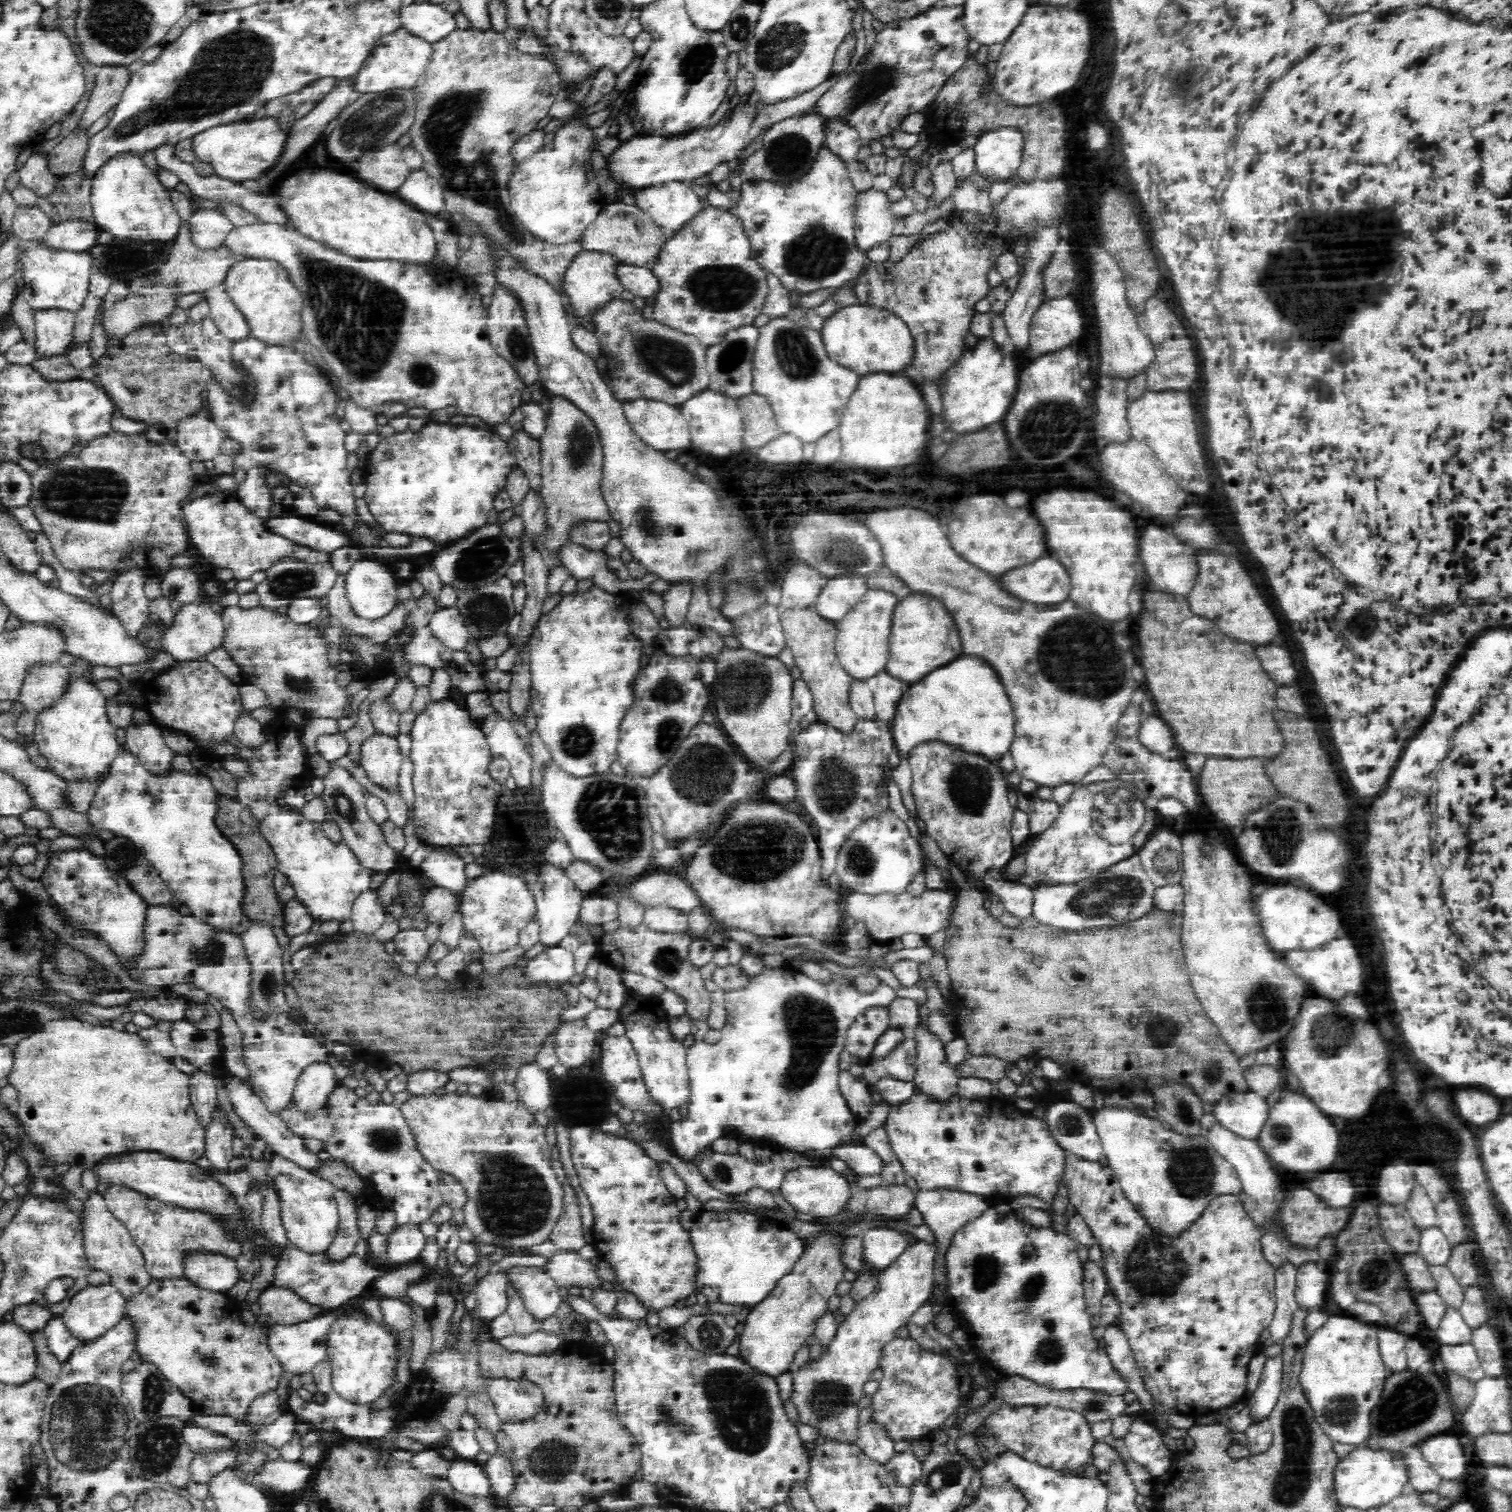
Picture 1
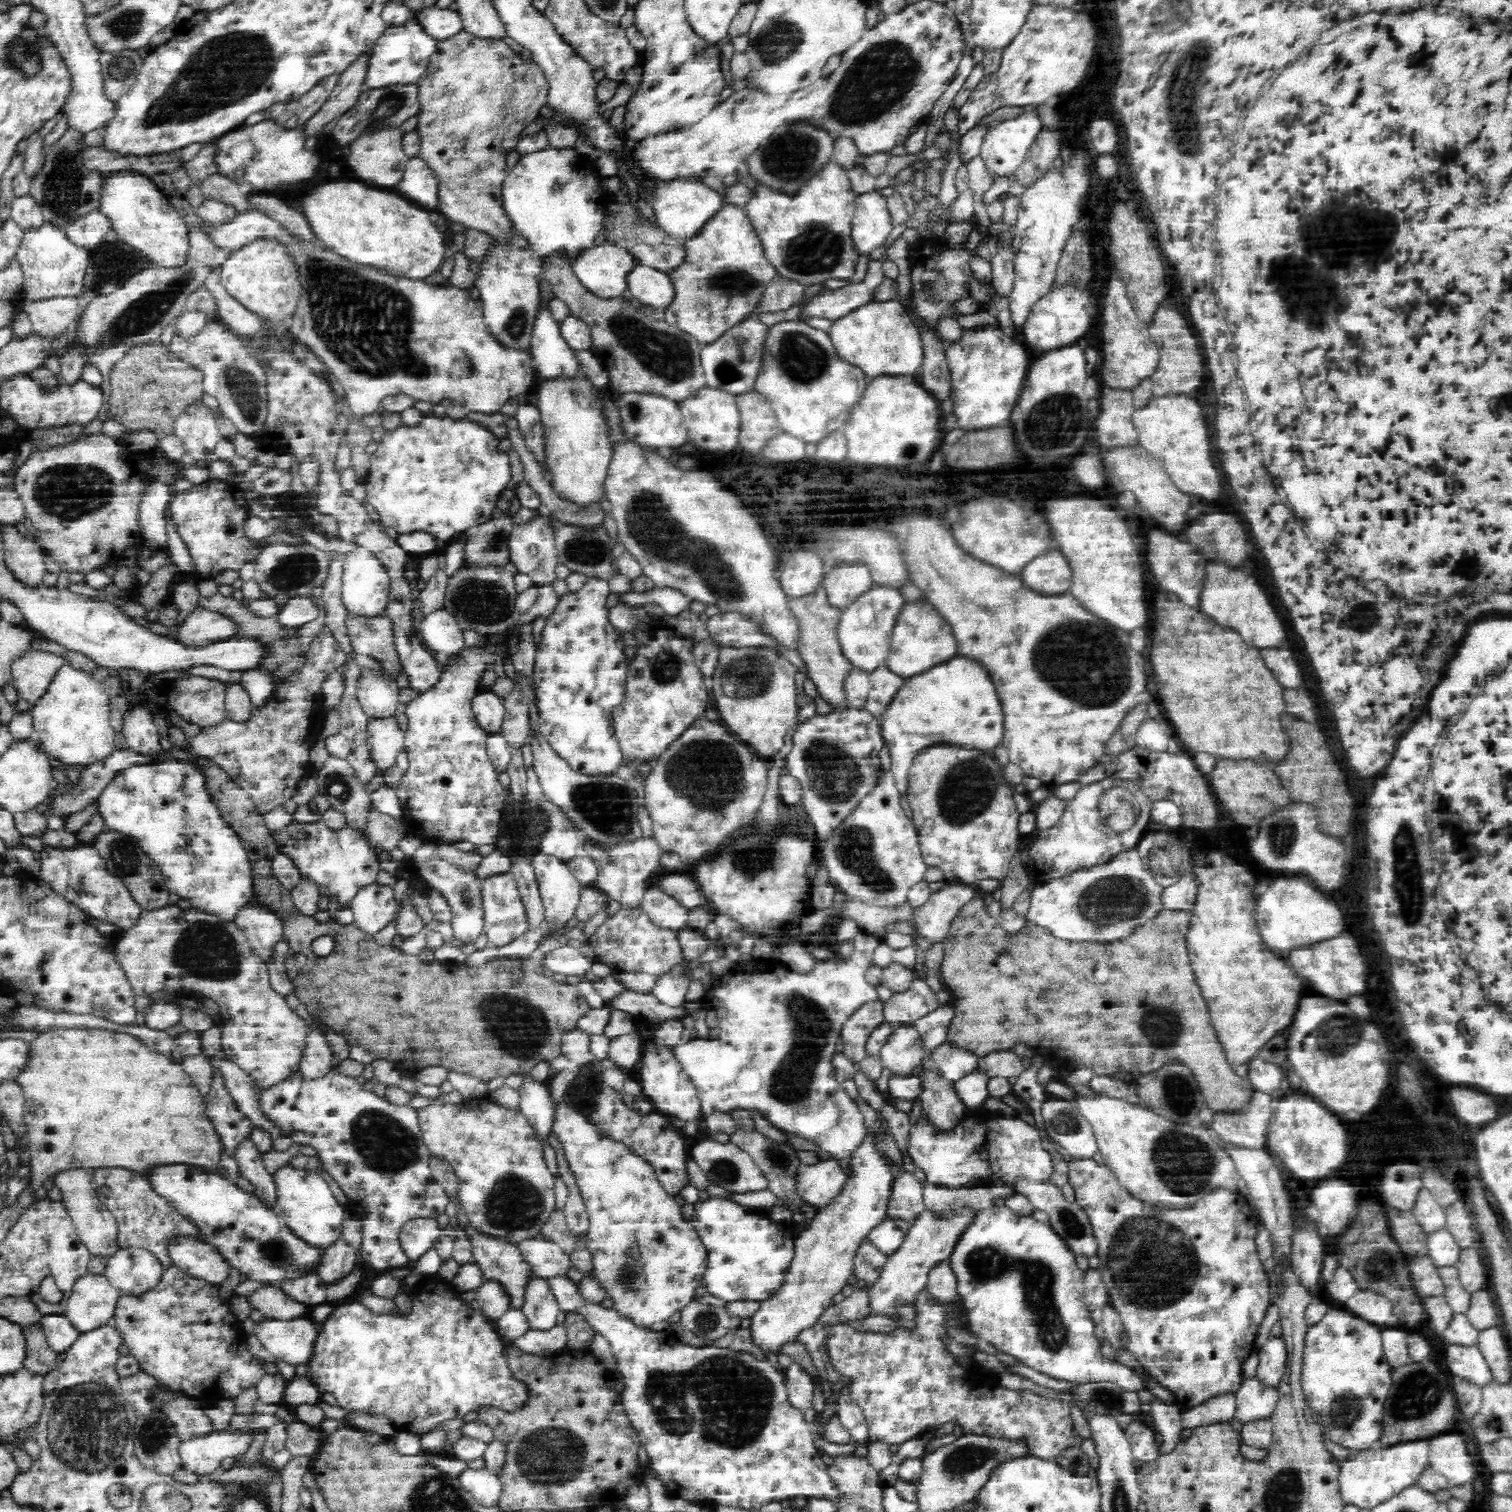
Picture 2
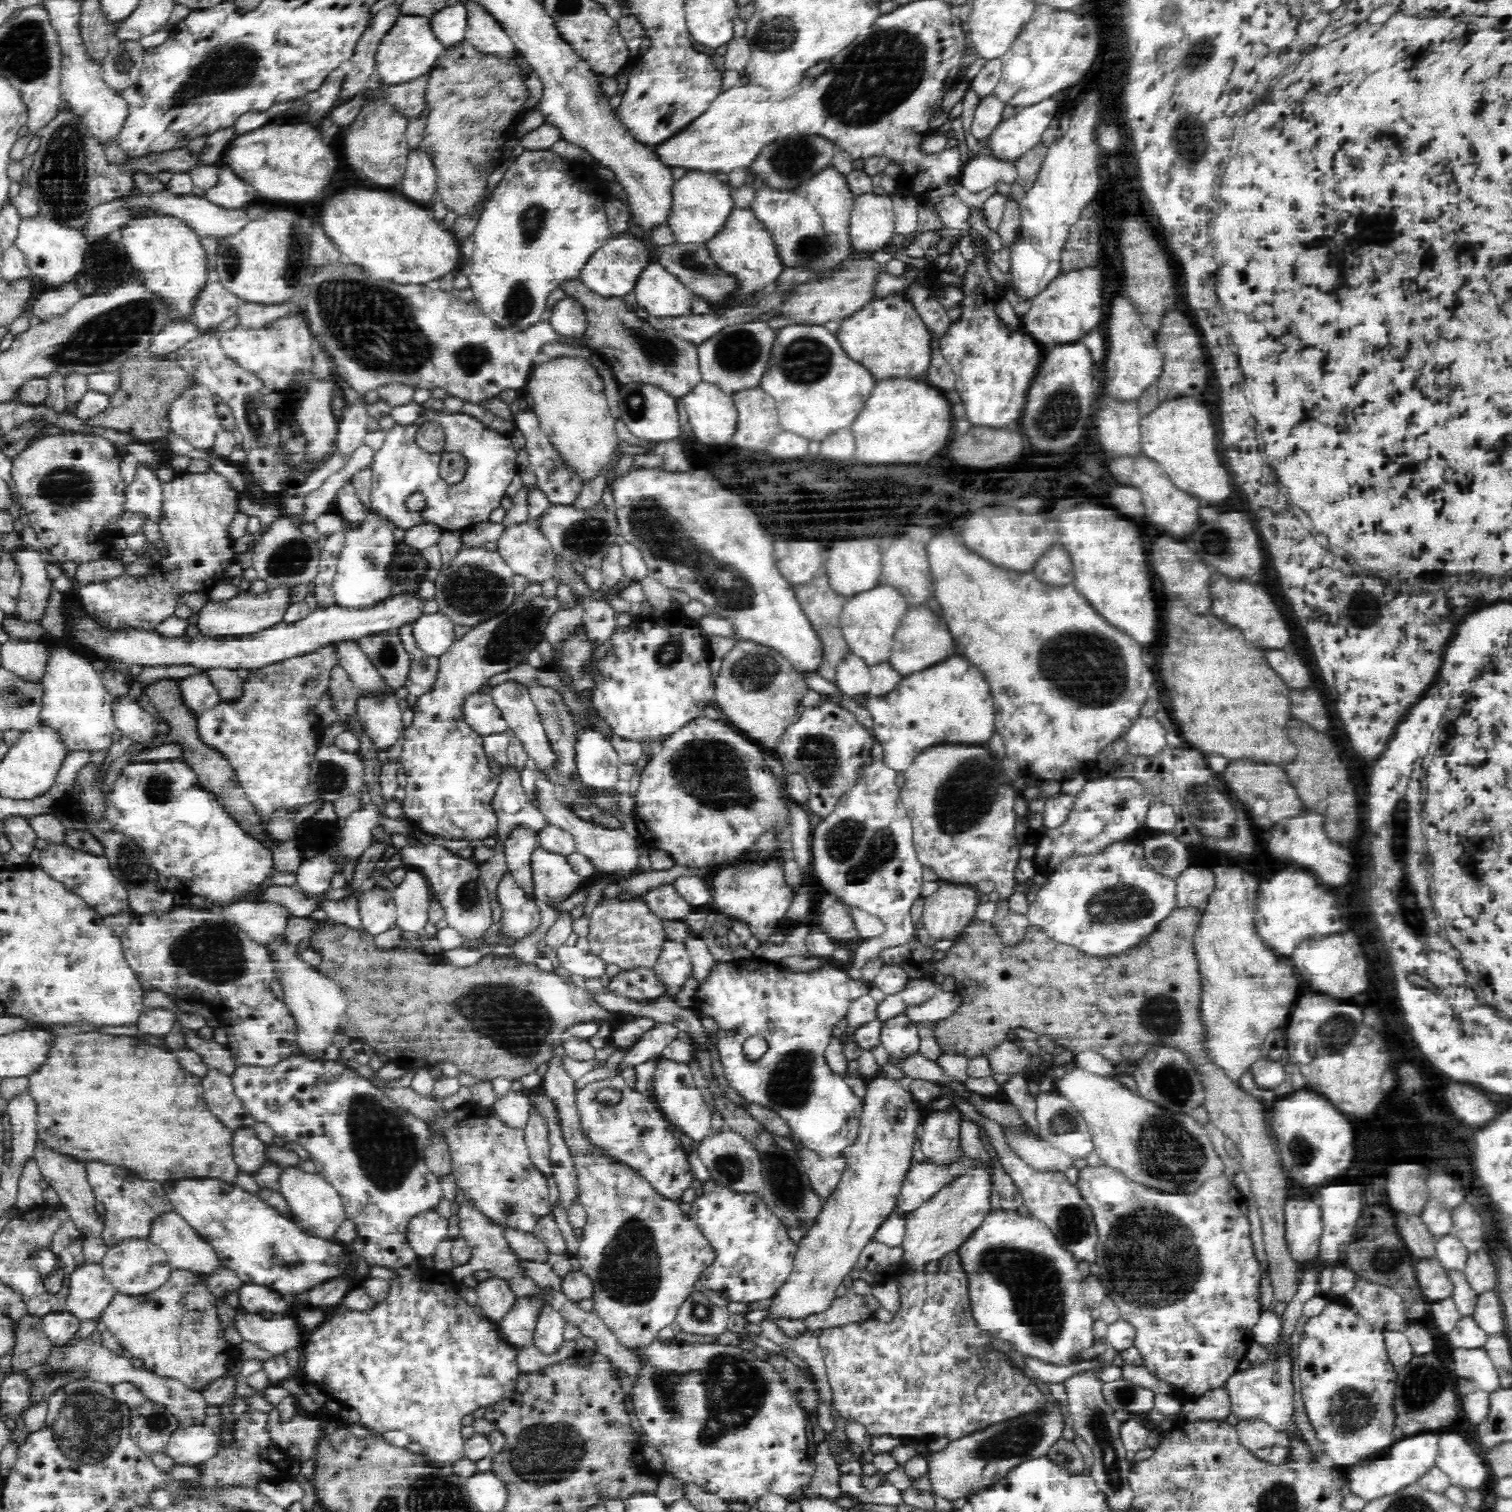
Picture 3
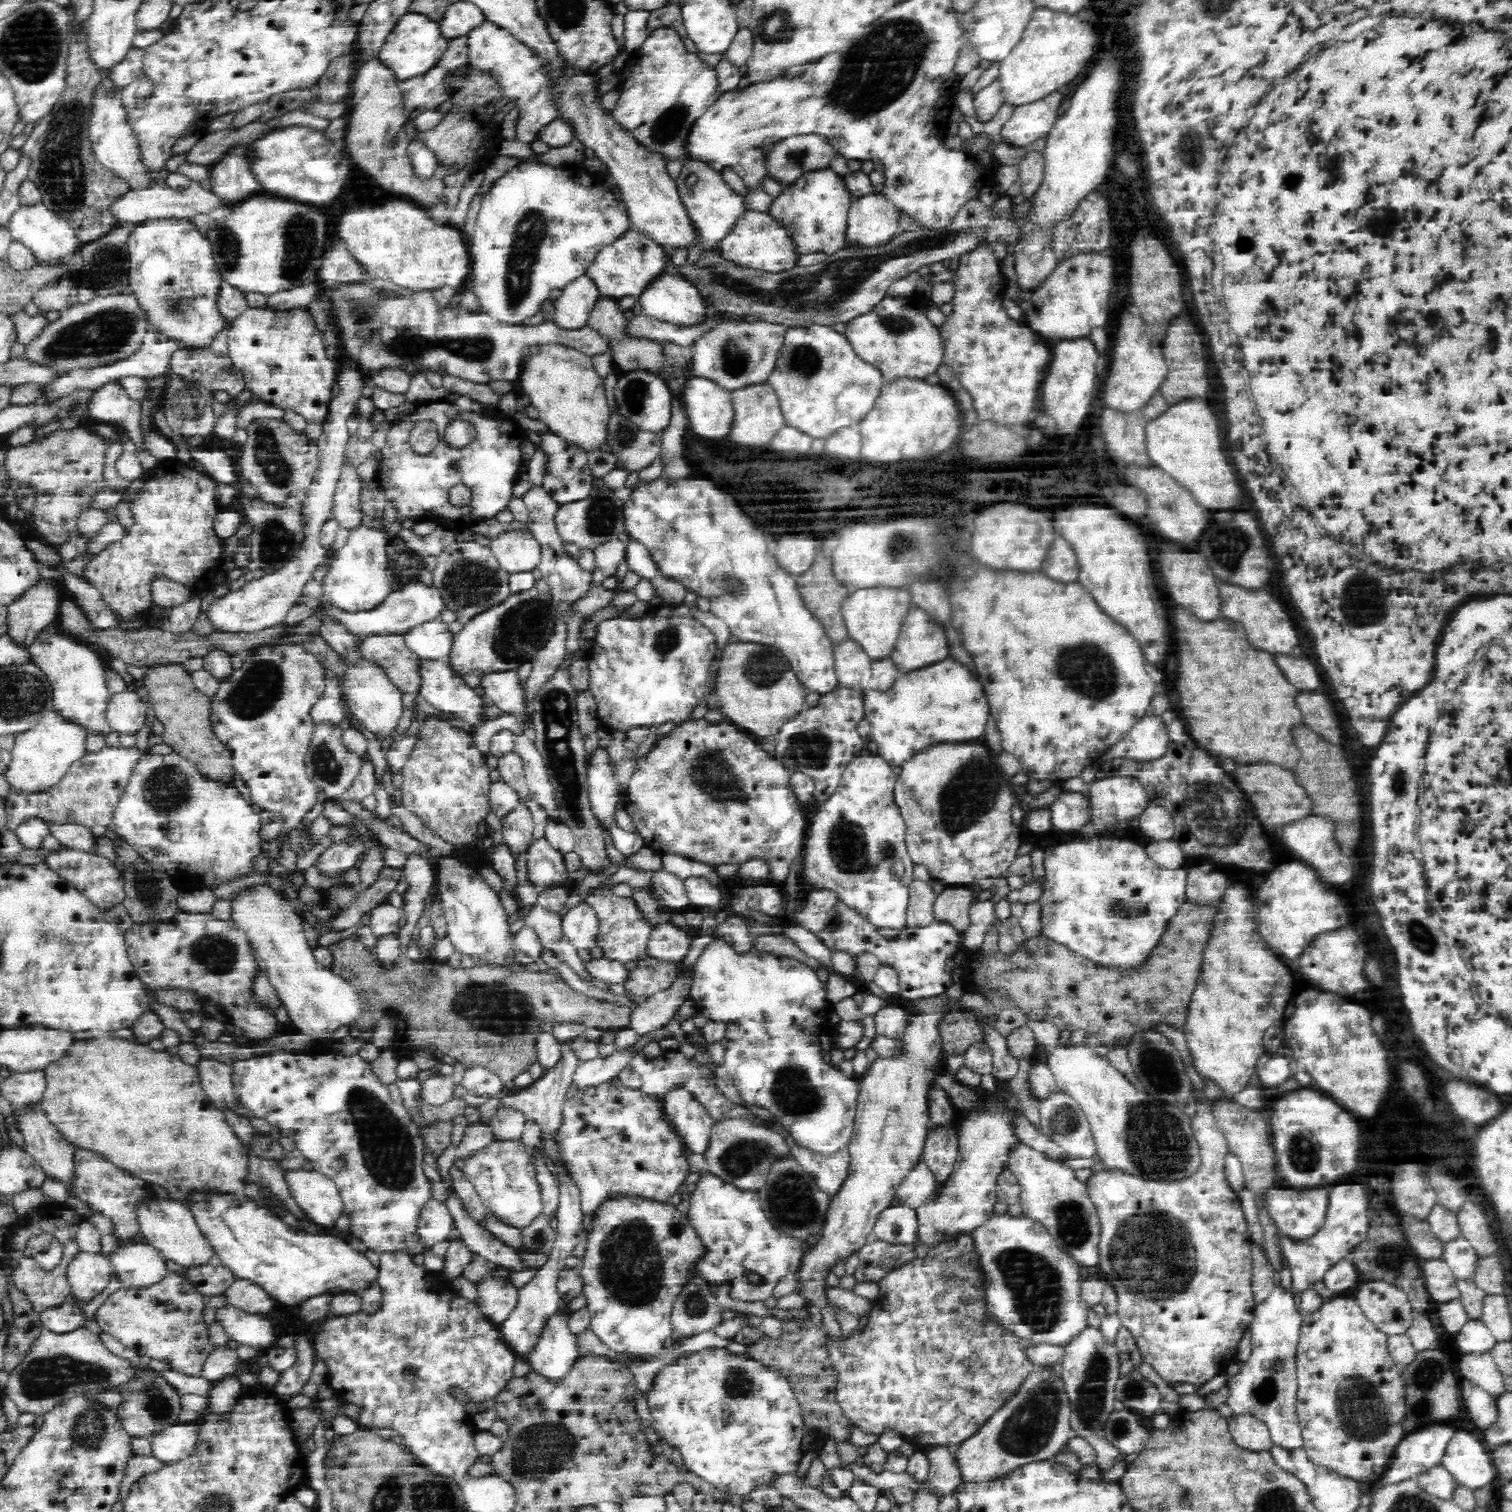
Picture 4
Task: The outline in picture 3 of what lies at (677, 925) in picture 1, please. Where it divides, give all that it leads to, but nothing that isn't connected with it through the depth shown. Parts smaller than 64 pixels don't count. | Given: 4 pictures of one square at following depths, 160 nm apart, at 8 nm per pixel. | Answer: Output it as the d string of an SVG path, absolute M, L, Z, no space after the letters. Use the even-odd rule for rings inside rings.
M665 883L652 888L640 896L646 901L648 908L662 919L682 921L695 908L684 900L684 897L676 891L673 883Z

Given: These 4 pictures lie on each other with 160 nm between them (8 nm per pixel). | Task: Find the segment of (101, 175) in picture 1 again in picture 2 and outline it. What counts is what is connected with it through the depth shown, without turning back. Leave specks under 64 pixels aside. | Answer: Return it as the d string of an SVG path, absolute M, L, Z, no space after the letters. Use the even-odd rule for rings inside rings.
M123 171L106 177L102 188L100 209L110 217L112 229L118 234L120 242L130 246L128 250L136 250L146 258L144 262L158 268L180 268L186 264L190 252L188 223L176 209L166 200L152 179L136 173Z

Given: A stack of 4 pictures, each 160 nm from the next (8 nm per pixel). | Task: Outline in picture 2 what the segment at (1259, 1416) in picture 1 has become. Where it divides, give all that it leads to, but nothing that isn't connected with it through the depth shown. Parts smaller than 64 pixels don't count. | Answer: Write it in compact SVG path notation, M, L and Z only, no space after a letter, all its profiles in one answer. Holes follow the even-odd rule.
M1270 1336L1262 1348L1256 1349L1258 1355L1257 1377L1266 1385L1279 1386L1285 1373L1288 1351L1286 1341L1281 1336Z

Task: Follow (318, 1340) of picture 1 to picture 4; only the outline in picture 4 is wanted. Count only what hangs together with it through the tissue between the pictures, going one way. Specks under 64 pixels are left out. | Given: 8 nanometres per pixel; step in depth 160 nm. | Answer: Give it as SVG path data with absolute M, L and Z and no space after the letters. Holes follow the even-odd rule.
M231 1304L214 1310L216 1324L220 1324L226 1336L240 1345L260 1348L263 1352L274 1346L276 1336L269 1316L247 1313Z

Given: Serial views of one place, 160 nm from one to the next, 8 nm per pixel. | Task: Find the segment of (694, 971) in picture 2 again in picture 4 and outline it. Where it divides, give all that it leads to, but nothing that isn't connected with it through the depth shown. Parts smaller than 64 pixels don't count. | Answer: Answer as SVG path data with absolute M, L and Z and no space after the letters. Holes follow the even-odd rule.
M670 921L653 925L646 943L647 956L682 964L683 958L689 951L692 937L693 935L686 929Z

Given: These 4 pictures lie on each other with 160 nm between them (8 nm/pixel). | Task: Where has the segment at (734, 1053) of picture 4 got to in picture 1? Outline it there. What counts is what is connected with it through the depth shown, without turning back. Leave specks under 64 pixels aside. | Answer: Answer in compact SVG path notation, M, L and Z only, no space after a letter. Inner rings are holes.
M764 967L758 974L750 977L750 984L746 984L740 990L730 990L724 993L724 1001L726 1006L726 1024L722 1028L722 1036L716 1044L707 1044L704 1041L694 1041L694 1044L686 1048L686 1067L688 1068L690 1098L688 1100L685 1116L681 1120L671 1123L670 1127L670 1151L677 1155L680 1160L684 1162L692 1162L694 1157L706 1148L712 1146L712 1143L728 1134L734 1134L740 1143L747 1144L767 1144L774 1149L786 1149L800 1154L805 1154L810 1150L818 1151L824 1148L836 1148L836 1146L858 1146L864 1144L864 1138L856 1134L856 1128L862 1120L858 1119L856 1115L848 1107L846 1099L842 1096L839 1089L838 1073L840 1054L844 1050L845 1038L847 1036L850 1024L856 1020L856 1016L862 1015L870 1008L877 1006L887 1007L896 998L896 992L885 983L882 983L874 992L860 993L857 990L854 978L846 978L840 974L829 972L830 980L828 982L820 983L812 980L796 970L790 970L786 967L770 968Z

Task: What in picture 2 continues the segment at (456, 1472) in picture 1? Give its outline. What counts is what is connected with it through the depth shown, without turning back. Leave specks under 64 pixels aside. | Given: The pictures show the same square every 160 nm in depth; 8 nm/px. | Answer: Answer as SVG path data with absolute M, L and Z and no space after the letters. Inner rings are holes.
M486 1468L479 1470L467 1470L459 1480L476 1503L484 1507L494 1507L499 1504L503 1487L496 1472Z

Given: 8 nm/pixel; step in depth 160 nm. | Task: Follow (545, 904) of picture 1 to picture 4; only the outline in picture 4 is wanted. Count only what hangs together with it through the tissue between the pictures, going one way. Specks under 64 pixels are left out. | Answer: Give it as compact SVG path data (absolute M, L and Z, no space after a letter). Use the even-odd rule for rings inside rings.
M546 837L534 839L526 850L527 873L538 892L550 887L560 887L571 881L563 861L563 854L556 850Z

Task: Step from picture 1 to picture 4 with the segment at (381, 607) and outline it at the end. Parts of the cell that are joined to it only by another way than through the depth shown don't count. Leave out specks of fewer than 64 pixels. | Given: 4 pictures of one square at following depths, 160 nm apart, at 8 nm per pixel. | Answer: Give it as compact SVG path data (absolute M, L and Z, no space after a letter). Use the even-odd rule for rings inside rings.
M388 501L379 528L370 528L363 524L350 531L346 545L332 554L332 566L322 582L322 598L331 606L342 612L370 611L382 604L386 596L394 591L386 546L390 539L387 534L397 520L397 514L396 507Z

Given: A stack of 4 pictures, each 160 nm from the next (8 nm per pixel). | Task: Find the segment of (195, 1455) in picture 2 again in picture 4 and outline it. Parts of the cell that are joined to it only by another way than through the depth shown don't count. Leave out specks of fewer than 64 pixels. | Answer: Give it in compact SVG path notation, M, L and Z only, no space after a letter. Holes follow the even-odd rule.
M178 1422L159 1430L150 1438L151 1455L162 1463L170 1463L187 1457L195 1443L197 1426Z

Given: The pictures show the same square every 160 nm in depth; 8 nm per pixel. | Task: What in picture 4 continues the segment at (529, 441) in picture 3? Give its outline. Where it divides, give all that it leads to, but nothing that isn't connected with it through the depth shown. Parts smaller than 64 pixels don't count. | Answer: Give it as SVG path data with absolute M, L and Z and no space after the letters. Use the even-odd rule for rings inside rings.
M550 432L541 434L541 438L540 443L536 446L542 447L548 453L546 474L541 487L560 505L586 498L593 487L593 476L586 449Z

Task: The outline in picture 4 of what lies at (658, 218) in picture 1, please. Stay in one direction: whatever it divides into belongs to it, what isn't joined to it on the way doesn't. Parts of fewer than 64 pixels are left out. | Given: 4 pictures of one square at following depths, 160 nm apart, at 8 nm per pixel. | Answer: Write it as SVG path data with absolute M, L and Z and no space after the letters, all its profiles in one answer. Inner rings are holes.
M689 159L684 163L682 172L675 179L675 183L686 211L689 212L690 219L694 221L694 225L700 233L698 244L694 248L690 248L687 255L689 262L698 262L703 251L718 249L722 240L729 235L738 220L744 216L744 212L747 211L746 206L744 206L744 197L735 193L722 179L720 173L716 173L708 163L700 160Z

